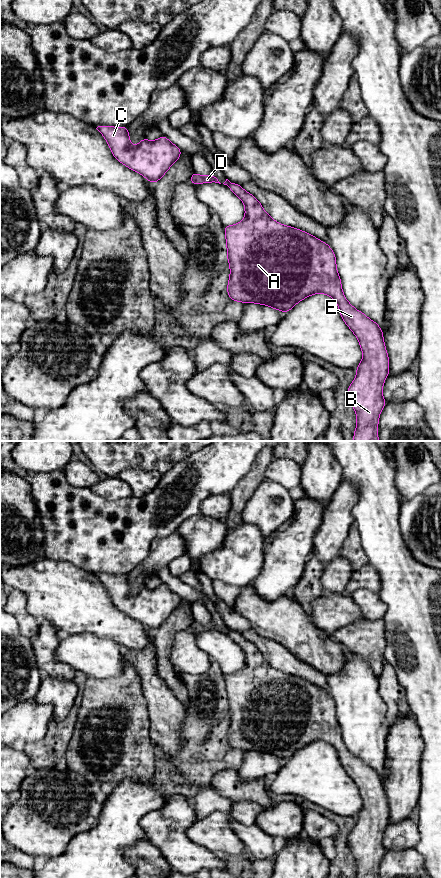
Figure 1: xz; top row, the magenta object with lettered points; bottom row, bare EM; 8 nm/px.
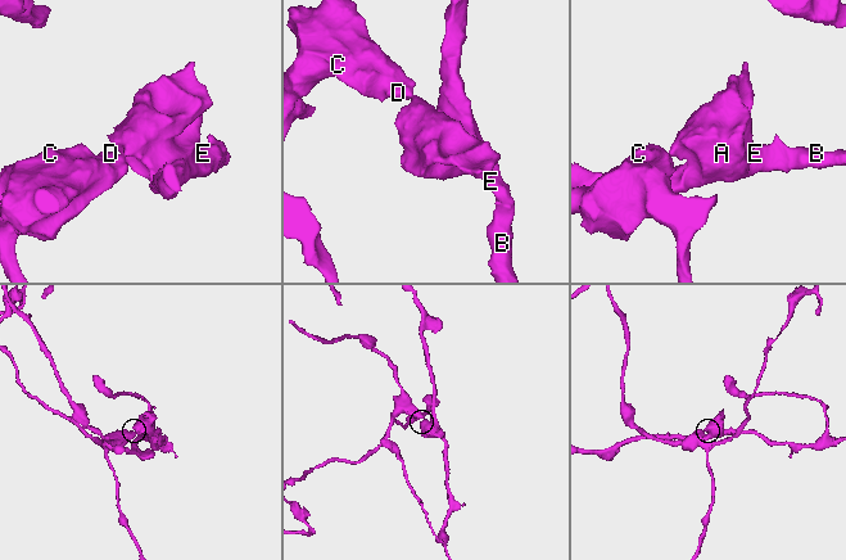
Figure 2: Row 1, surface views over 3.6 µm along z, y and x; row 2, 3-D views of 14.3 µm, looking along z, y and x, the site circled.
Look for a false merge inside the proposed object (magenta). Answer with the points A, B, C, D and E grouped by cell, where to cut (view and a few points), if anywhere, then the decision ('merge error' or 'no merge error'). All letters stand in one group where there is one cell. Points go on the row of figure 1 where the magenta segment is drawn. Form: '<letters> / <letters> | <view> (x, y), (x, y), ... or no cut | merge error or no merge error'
A B E / C D | xz (230, 182), (227, 185) | merge error

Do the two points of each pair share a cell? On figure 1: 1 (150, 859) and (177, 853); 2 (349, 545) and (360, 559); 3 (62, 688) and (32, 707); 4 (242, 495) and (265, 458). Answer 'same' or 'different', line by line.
1: different
2: same
3: same
4: same

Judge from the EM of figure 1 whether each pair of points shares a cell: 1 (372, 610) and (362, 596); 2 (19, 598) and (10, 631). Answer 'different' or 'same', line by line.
1: same
2: different

